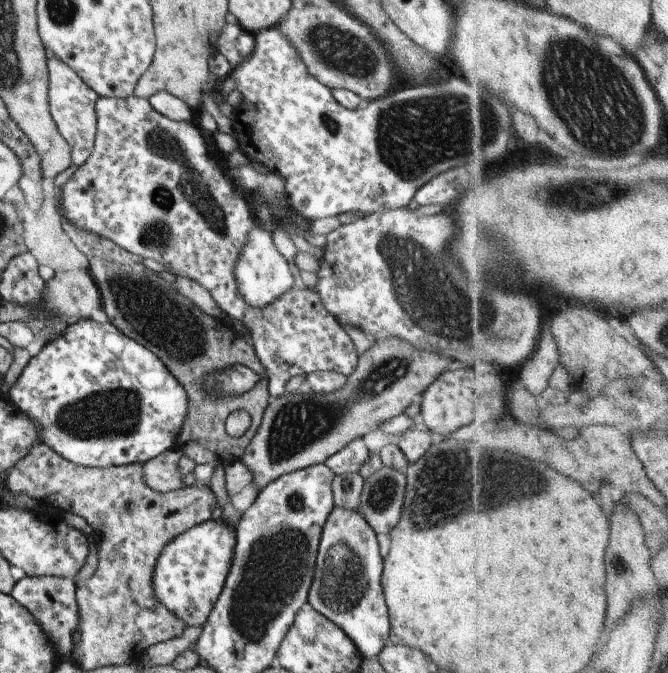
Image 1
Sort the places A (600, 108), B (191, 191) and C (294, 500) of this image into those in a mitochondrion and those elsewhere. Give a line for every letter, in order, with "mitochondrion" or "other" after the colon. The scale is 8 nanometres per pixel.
A: mitochondrion
B: mitochondrion
C: mitochondrion

